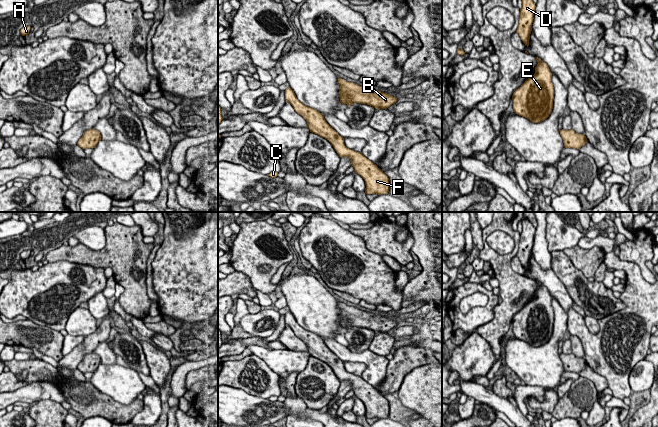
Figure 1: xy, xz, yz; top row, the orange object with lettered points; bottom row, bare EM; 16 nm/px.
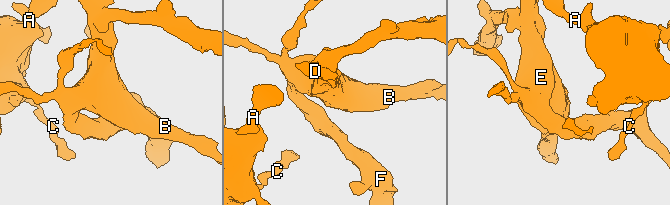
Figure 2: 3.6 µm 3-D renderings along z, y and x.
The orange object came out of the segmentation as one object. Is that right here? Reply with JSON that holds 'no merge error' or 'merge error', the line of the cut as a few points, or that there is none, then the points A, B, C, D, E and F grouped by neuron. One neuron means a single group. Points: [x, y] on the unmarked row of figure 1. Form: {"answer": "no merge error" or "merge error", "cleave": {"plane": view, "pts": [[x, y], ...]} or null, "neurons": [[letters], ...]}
{"answer": "no merge error", "cleave": null, "neurons": [["A", "B", "C", "D", "E", "F"]]}

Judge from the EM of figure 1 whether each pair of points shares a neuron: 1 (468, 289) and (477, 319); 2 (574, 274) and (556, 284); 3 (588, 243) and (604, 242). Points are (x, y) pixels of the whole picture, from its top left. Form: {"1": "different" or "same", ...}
{"1": "same", "2": "different", "3": "same"}

